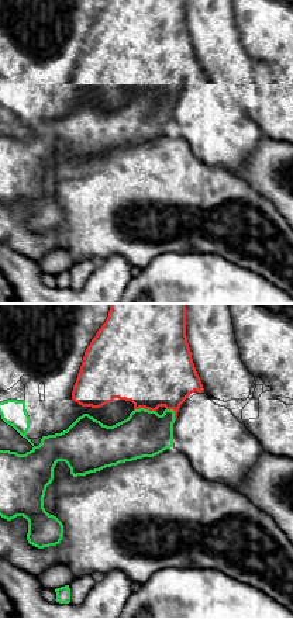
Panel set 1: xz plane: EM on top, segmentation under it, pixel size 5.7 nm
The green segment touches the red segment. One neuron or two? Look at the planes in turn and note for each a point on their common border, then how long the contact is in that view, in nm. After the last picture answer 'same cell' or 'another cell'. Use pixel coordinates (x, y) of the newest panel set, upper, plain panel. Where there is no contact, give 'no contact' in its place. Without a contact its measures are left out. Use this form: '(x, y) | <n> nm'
(144, 93) | 130 nm

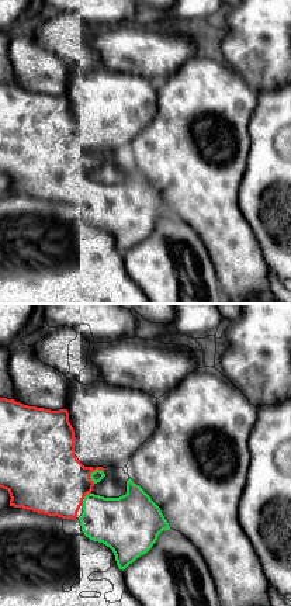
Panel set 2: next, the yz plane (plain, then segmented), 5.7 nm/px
(94, 156) | 100 nm

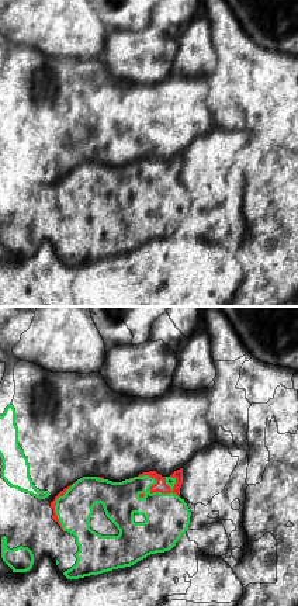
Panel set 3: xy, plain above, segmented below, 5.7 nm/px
(149, 176) | 260 nm

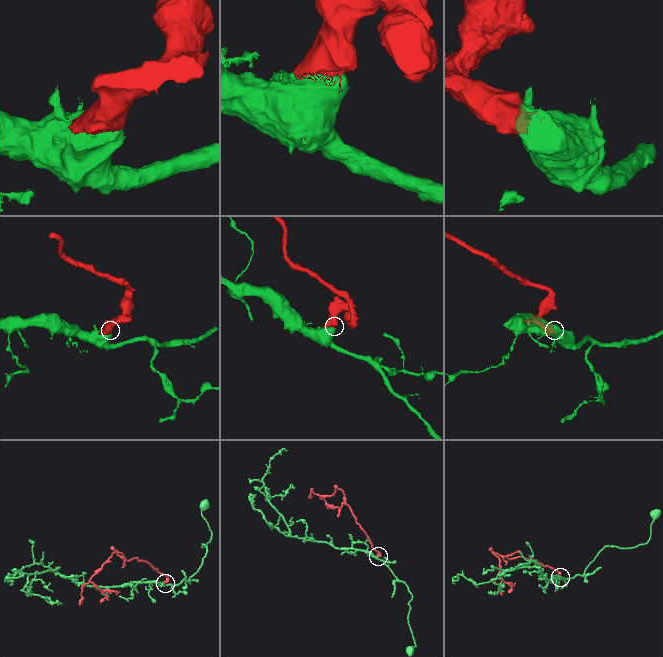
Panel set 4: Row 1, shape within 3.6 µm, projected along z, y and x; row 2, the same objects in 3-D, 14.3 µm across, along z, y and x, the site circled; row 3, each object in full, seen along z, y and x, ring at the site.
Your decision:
same cell

